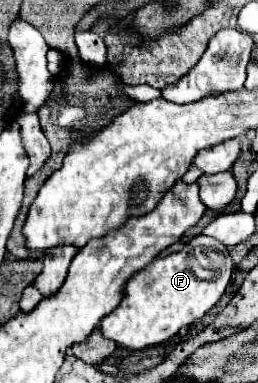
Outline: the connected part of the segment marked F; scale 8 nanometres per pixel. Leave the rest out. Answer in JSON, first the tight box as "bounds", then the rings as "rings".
{"bounds":[101,235,233,351],"rings":[[[197,235],[181,251],[157,257],[145,271],[139,271],[127,283],[121,305],[101,321],[101,331],[107,339],[133,351],[161,345],[175,337],[181,327],[195,325],[223,297],[231,273],[233,261],[227,247],[213,237]]]}

